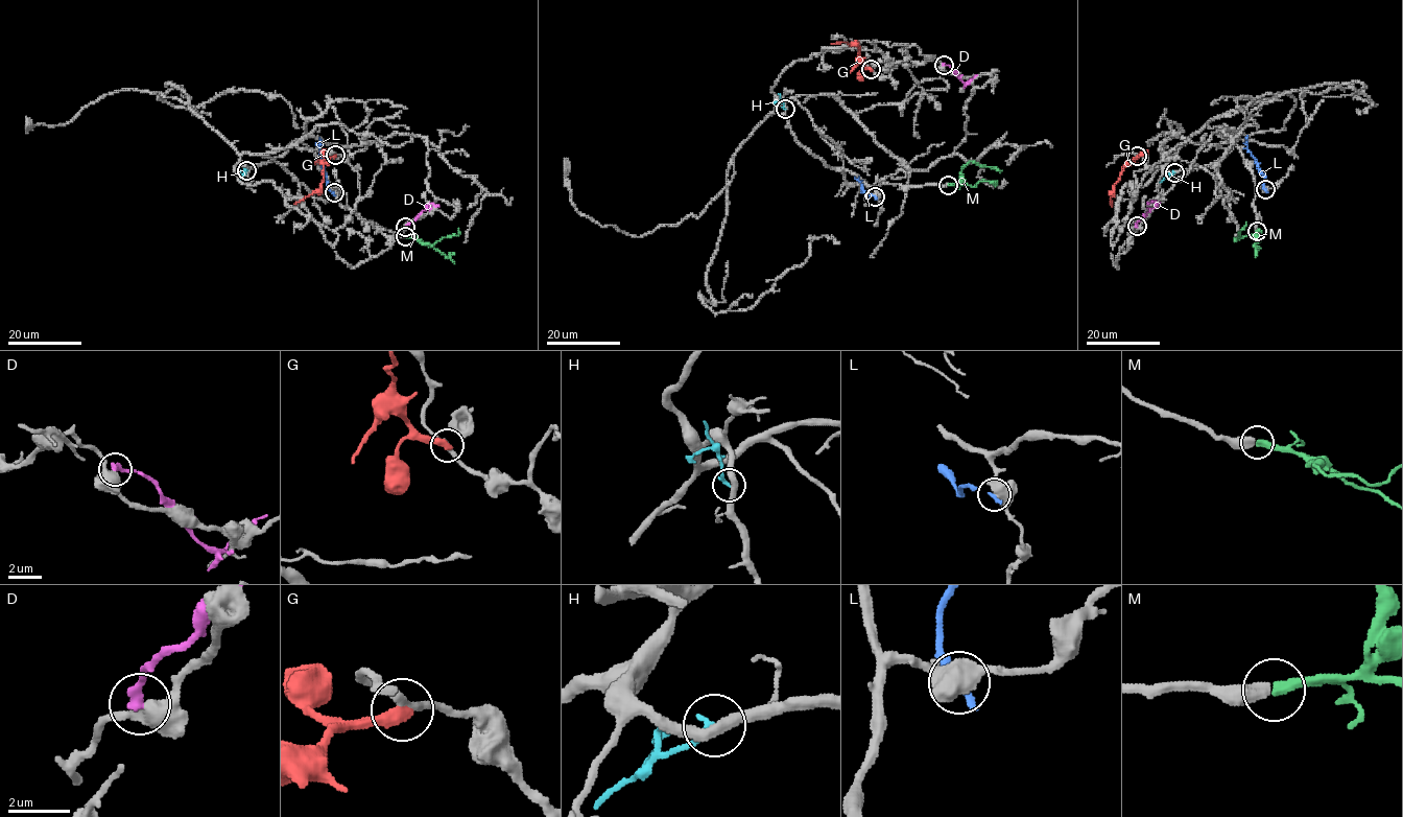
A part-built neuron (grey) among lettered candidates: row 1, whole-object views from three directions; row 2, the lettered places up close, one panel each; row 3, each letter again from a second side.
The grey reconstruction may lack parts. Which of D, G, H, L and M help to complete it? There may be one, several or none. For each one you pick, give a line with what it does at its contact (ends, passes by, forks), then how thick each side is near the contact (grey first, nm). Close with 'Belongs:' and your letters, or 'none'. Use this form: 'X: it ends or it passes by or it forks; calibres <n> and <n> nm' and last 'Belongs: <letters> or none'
M: it ends; calibres 500 and 360 nm
Belongs: M

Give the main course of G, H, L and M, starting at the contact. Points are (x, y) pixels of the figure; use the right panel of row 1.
G: (1137, 156), (1122, 167), (1110, 197), (1112, 207)
H: (1174, 172), (1160, 183)
L: (1265, 190), (1264, 176), (1246, 148), (1246, 136)
M: (1257, 231), (1253, 235), (1234, 240), (1246, 223)

